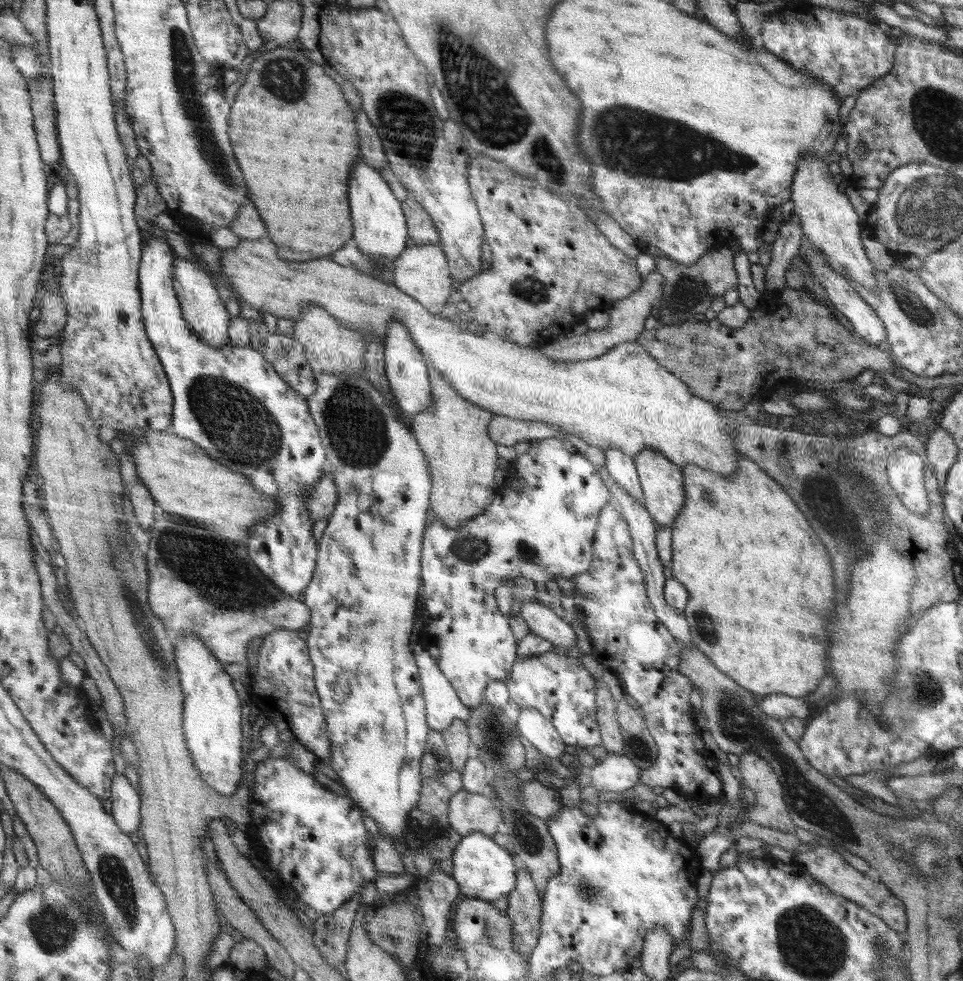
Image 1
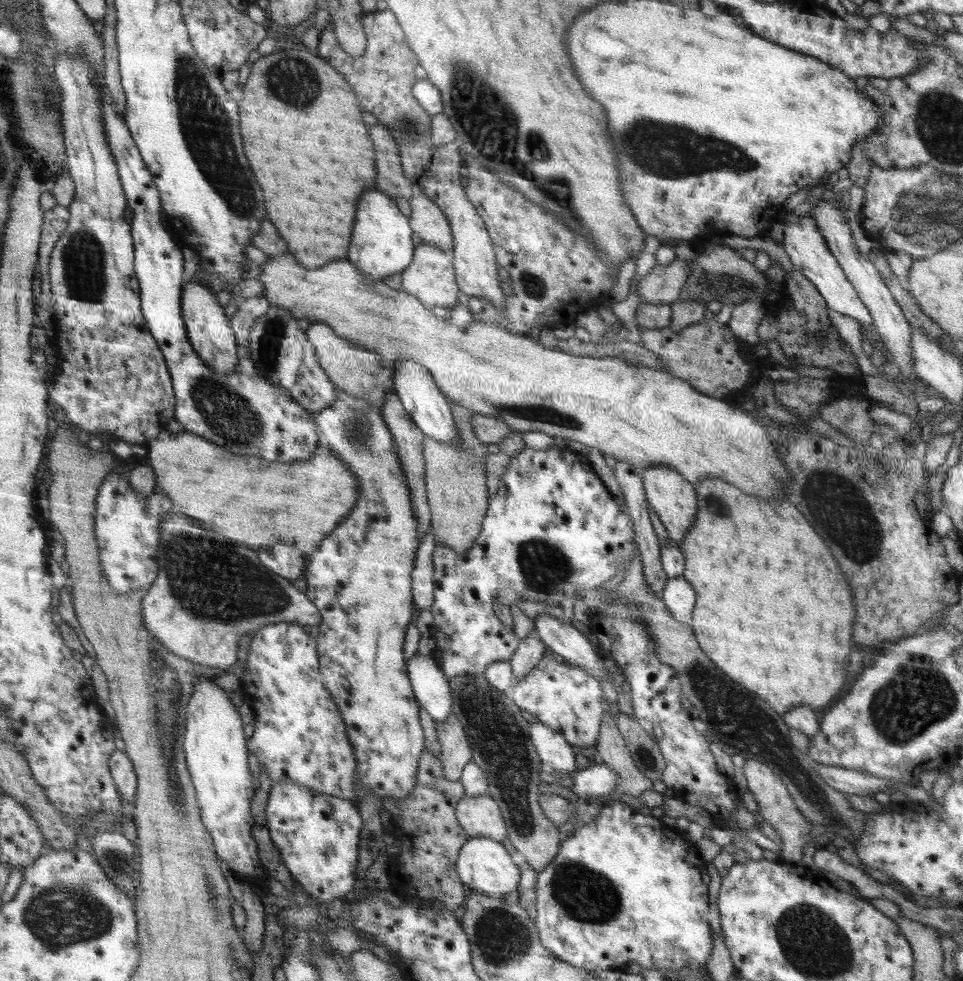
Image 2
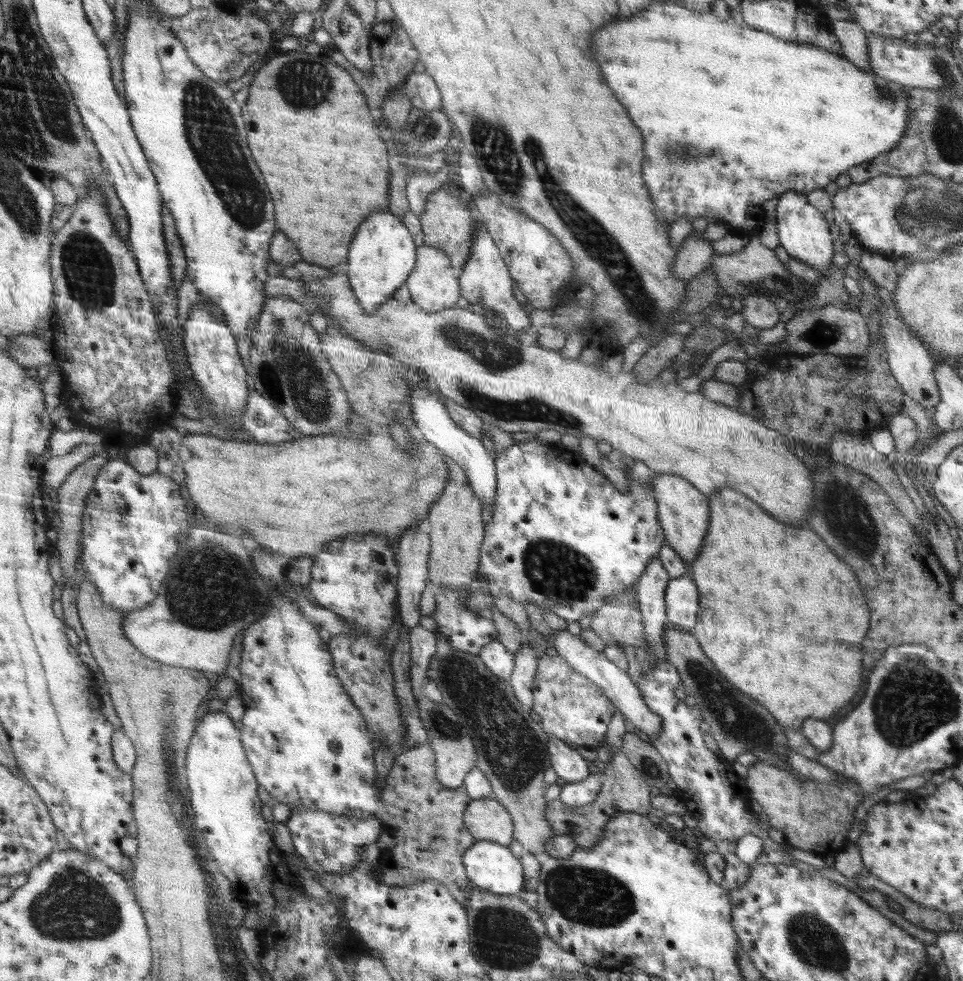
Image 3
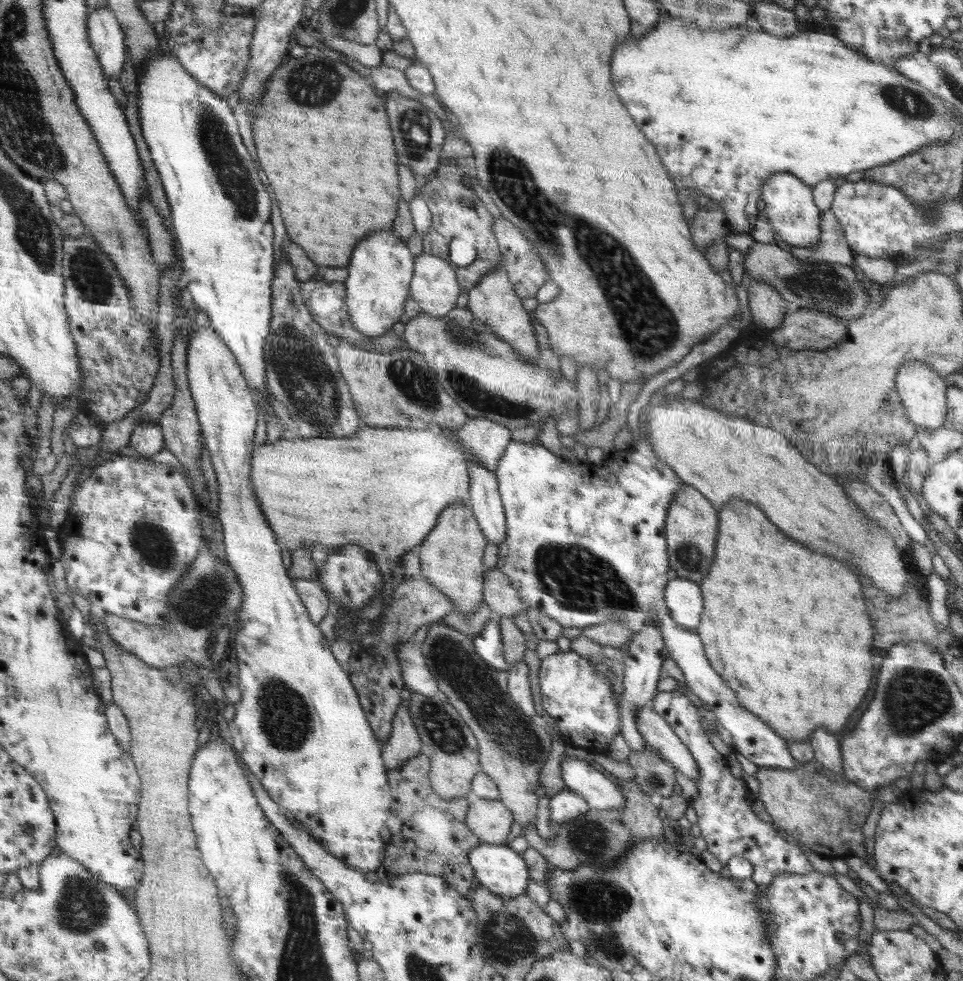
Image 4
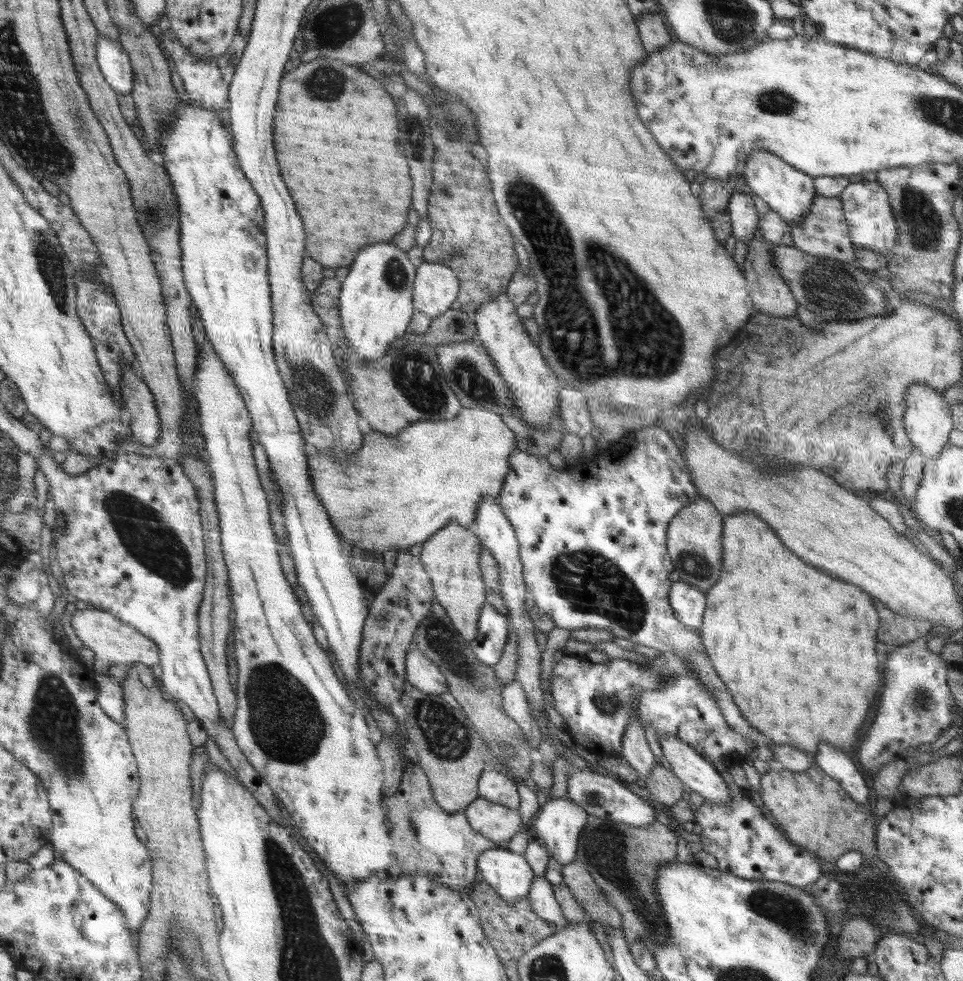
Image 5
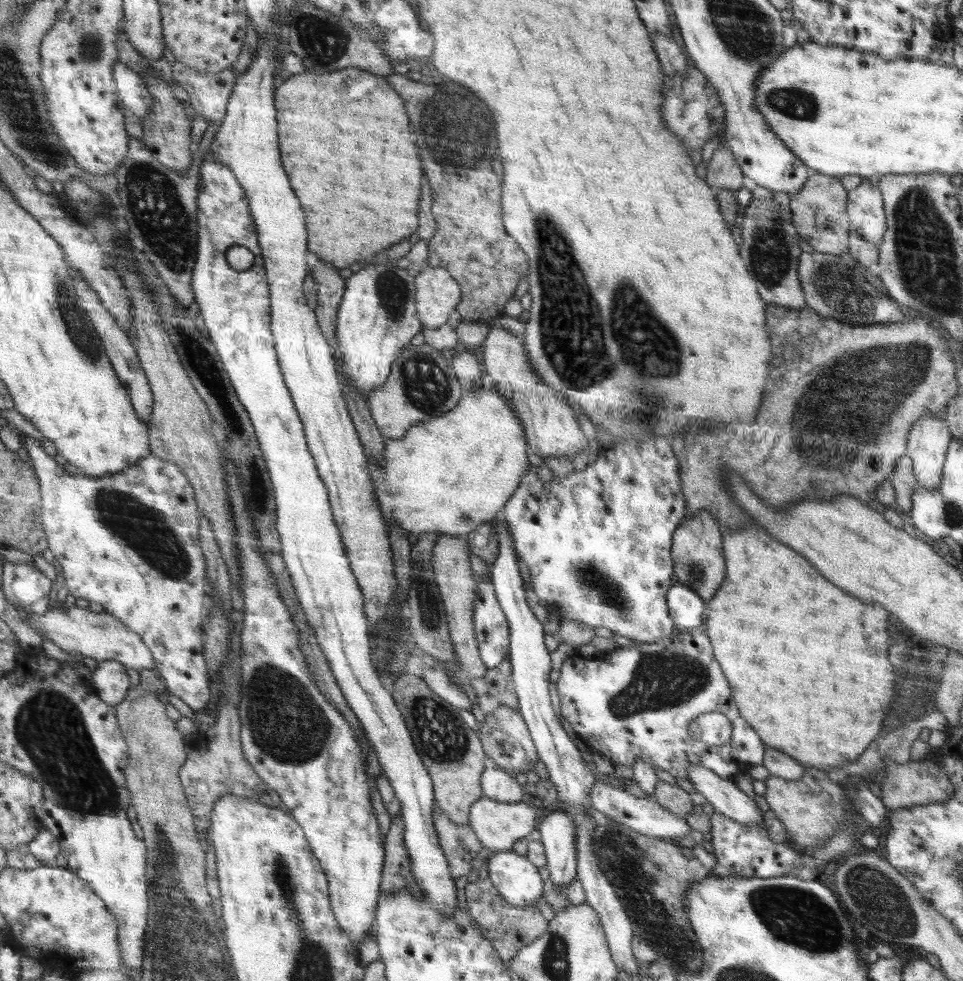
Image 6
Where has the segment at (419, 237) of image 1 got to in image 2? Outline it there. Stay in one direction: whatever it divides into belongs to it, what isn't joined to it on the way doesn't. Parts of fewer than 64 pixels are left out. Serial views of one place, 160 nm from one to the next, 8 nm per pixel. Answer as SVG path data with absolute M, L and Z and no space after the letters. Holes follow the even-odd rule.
M422 194L409 200L411 211L410 224L422 242L438 245L438 248L450 251L453 247L452 228L448 217L434 204L430 197Z

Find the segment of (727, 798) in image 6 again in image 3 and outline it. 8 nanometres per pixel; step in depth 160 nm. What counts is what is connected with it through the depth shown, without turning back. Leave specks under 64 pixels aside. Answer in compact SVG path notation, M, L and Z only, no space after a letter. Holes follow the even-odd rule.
M558 630L550 641L556 652L565 657L570 667L574 671L581 673L584 677L588 677L594 685L601 688L613 704L617 707L618 712L621 712L626 720L632 722L634 726L647 734L650 739L656 738L657 732L661 727L661 716L654 714L644 702L640 689L634 685L628 672L617 668L613 662L610 662L603 653L594 650L592 646L588 646L586 642L582 642L579 637L573 636L567 630Z

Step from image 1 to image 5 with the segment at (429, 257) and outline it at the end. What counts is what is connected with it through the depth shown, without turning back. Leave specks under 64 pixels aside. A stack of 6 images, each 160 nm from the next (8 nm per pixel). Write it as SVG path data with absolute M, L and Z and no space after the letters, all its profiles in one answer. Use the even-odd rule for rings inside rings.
M424 262L418 266L414 280L414 308L431 319L450 310L458 298L458 278L444 264Z

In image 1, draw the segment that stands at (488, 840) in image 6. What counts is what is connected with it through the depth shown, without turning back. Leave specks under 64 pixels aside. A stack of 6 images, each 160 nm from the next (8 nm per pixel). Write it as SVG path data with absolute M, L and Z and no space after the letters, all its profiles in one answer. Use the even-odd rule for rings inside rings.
M462 790L449 803L449 828L462 837L477 832L492 837L502 820L502 813L492 799L483 794Z

